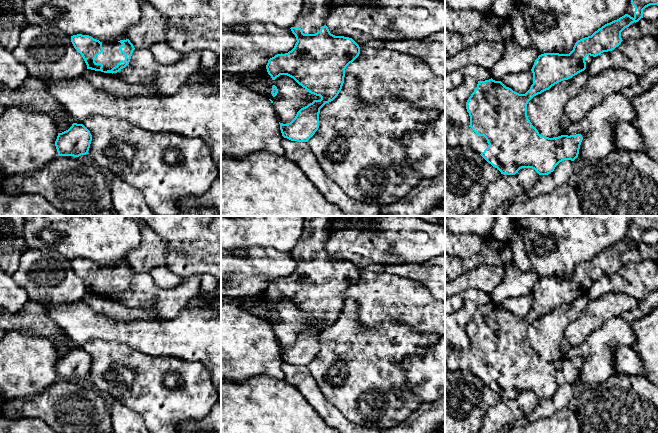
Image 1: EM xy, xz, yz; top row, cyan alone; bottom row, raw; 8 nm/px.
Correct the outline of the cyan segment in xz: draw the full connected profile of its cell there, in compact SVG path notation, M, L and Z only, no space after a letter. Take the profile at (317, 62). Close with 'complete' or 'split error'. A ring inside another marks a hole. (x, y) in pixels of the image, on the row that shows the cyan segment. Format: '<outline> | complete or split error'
M304 0L303 8L290 28L296 37L294 48L285 54L277 54L268 60L266 69L272 80L280 75L293 78L309 93L320 96L320 100L301 108L288 124L280 123L282 136L291 141L308 142L319 128L320 109L333 101L342 89L346 67L360 54L359 45L349 37L335 36L325 25L329 12L328 0Z | split error

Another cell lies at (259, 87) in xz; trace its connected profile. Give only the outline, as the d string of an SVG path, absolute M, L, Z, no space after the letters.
M257 81L257 82L250 83L249 84L249 88L252 91L254 91L256 93L259 93L261 95L264 95L265 92L266 92L266 90L267 90L266 85L263 82L261 82L261 81Z

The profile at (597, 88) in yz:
M608 69L596 76L589 76L578 95L566 103L565 114L571 123L575 123L601 104L607 96L634 86L638 81L638 76L623 69Z

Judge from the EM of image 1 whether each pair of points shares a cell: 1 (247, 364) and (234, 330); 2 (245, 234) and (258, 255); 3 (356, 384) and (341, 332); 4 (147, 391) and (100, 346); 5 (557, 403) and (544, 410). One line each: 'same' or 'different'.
1: same
2: different
3: same
4: same
5: same

